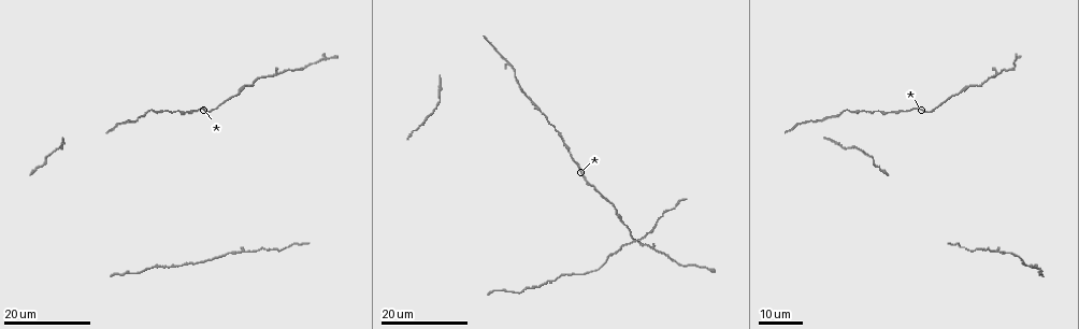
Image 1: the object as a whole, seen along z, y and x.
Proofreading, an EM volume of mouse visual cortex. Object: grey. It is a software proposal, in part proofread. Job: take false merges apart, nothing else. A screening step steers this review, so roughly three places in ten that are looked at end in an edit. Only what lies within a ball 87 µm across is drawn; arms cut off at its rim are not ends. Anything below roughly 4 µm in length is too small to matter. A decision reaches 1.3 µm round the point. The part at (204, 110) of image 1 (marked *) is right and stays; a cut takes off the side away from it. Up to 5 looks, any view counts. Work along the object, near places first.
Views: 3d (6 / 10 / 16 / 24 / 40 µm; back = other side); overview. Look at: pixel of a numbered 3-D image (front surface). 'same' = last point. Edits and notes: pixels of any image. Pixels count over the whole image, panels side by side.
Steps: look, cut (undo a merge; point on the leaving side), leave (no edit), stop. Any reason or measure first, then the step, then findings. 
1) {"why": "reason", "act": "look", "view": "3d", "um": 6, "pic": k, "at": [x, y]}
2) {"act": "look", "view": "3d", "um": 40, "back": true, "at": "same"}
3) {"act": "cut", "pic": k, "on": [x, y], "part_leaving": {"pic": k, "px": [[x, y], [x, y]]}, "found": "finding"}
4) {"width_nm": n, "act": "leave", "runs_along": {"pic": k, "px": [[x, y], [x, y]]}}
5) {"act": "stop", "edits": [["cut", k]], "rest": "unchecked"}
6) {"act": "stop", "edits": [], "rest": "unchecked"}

{"act": "look", "view": "3d", "um": 16, "pic": 1, "at": [588, 184]}

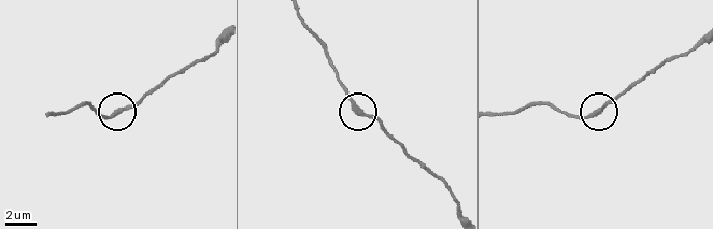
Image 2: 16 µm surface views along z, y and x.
{"act": "look", "view": "3d", "um": 10, "pic": 2, "at": [598, 110]}

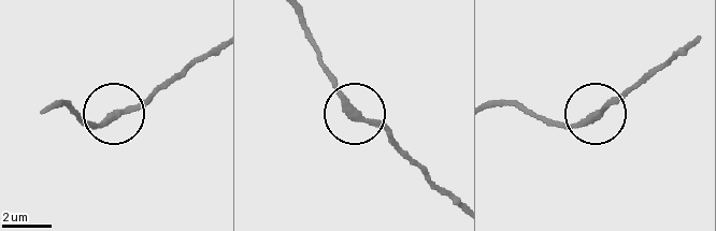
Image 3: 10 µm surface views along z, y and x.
{"side_arm_um": 44, "act": "leave", "runs_along": {"pic": 3, "px": [[72, 114], [92, 127], [102, 125], [146, 102], [169, 80]]}, "found": "continuous, no second neuron"}

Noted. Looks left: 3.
{"why": "four arms meet", "act": "look", "view": "3d", "um": 16, "pic": 1, "at": [243, 251]}

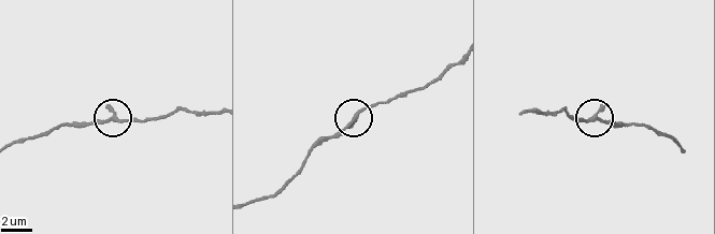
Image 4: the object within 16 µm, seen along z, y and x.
{"act": "look", "view": "3d", "um": 10, "pic": 4, "at": [110, 118]}

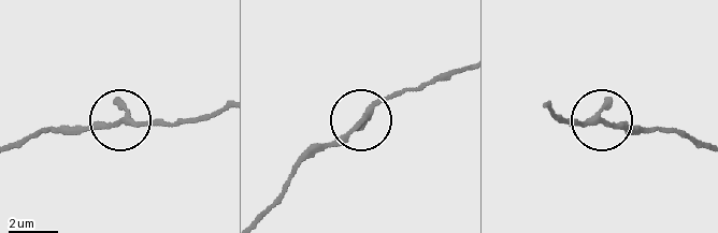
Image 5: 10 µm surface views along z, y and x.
{"width_nm": 220, "act": "leave", "found": "one neuron here"}

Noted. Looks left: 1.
{"act": "stop", "edits": [], "rest": "unchecked"}

